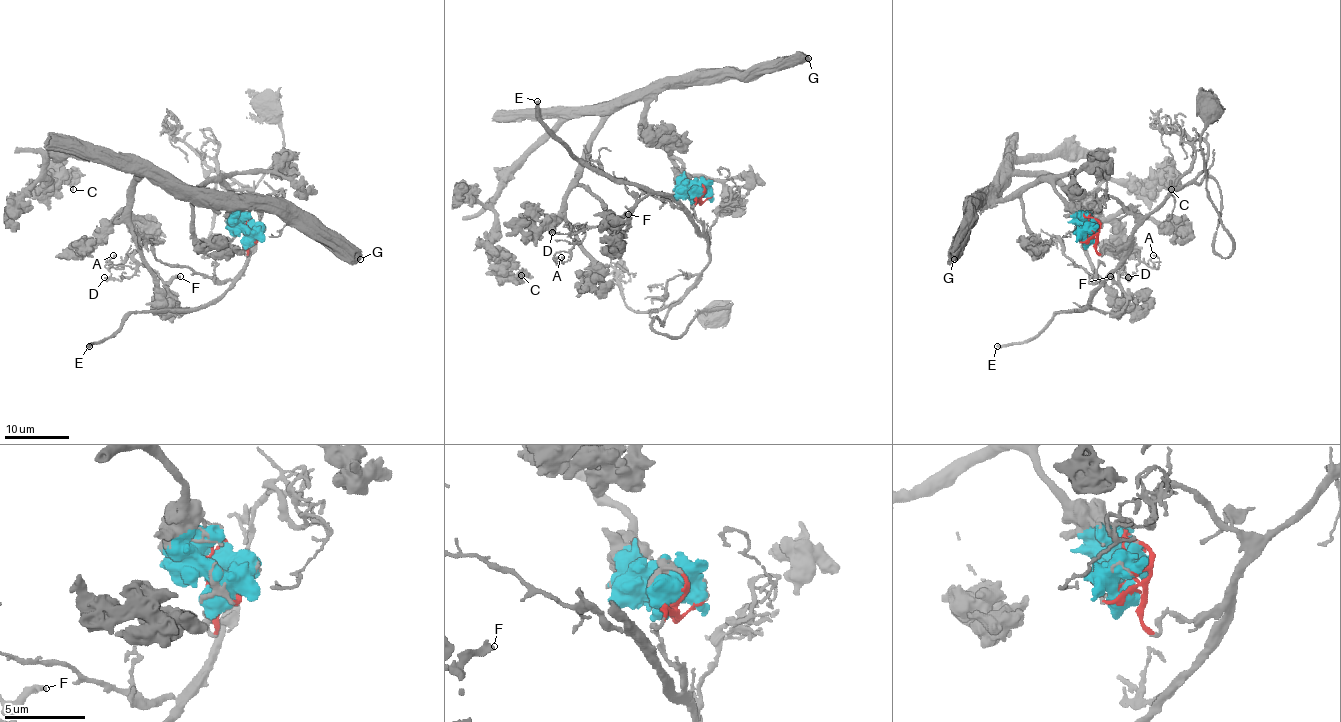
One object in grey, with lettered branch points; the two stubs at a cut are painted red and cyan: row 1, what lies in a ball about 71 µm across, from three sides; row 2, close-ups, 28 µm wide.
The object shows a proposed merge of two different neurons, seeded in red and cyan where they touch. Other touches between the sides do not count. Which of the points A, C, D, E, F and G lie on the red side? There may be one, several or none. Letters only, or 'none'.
A, D, E, F

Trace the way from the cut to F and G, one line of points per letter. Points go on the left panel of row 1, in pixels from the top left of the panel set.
F: (250, 235), (246, 254), (245, 248), (254, 248), (246, 269), (205, 306), (182, 312), (167, 286), (180, 277)
G: (250, 235), (235, 219), (235, 196), (219, 182), (208, 182), (200, 198), (306, 212), (361, 259)

